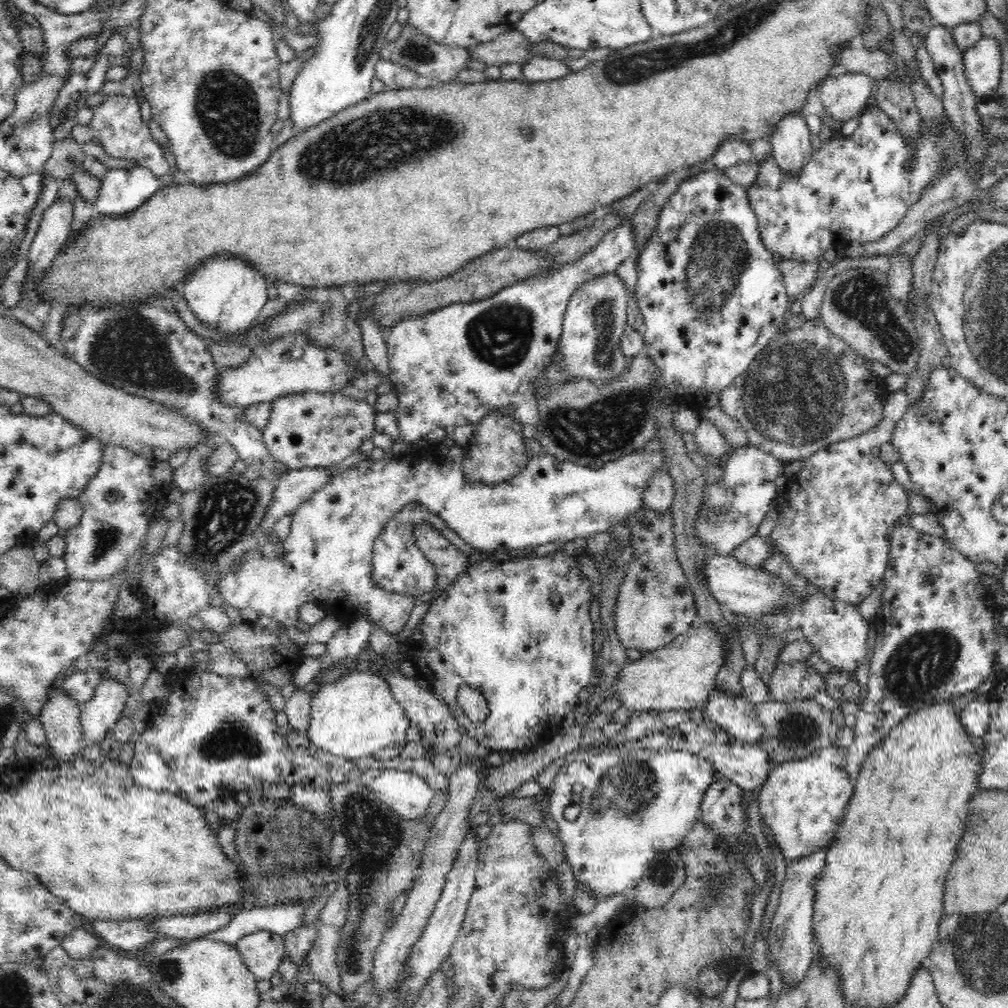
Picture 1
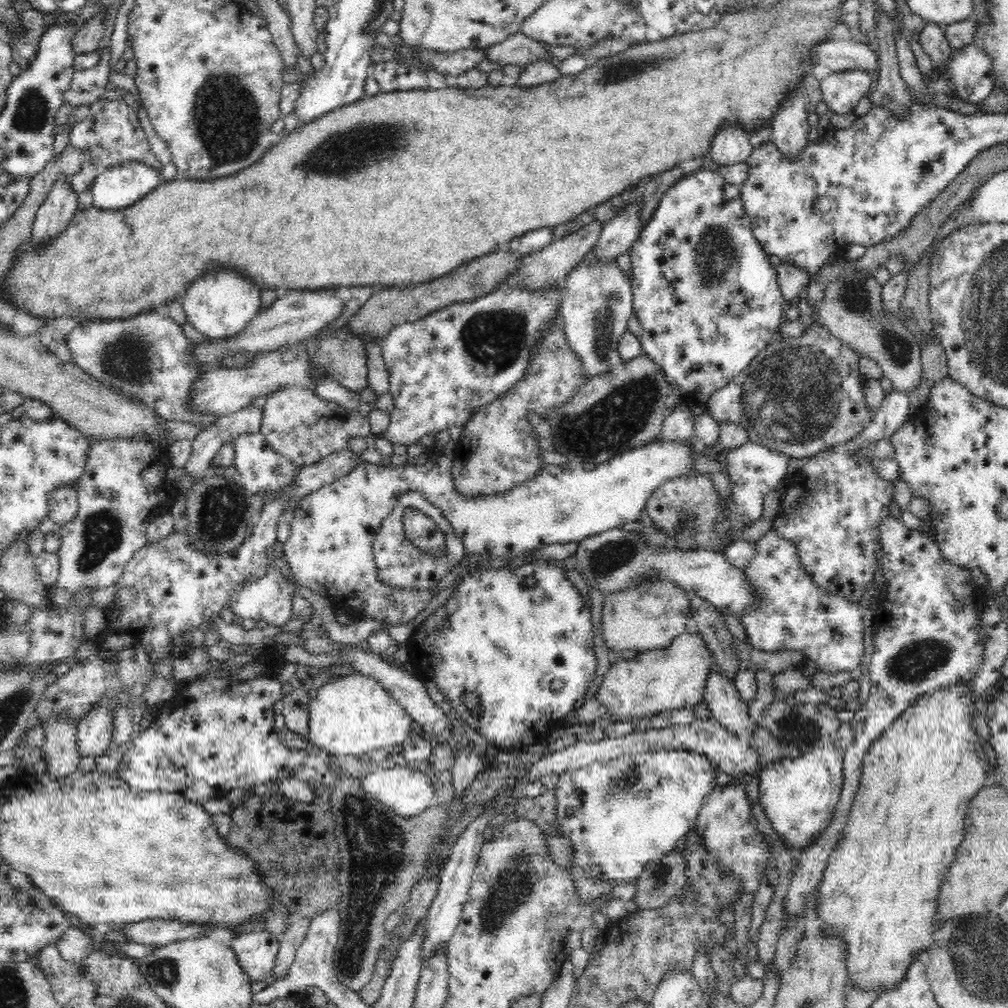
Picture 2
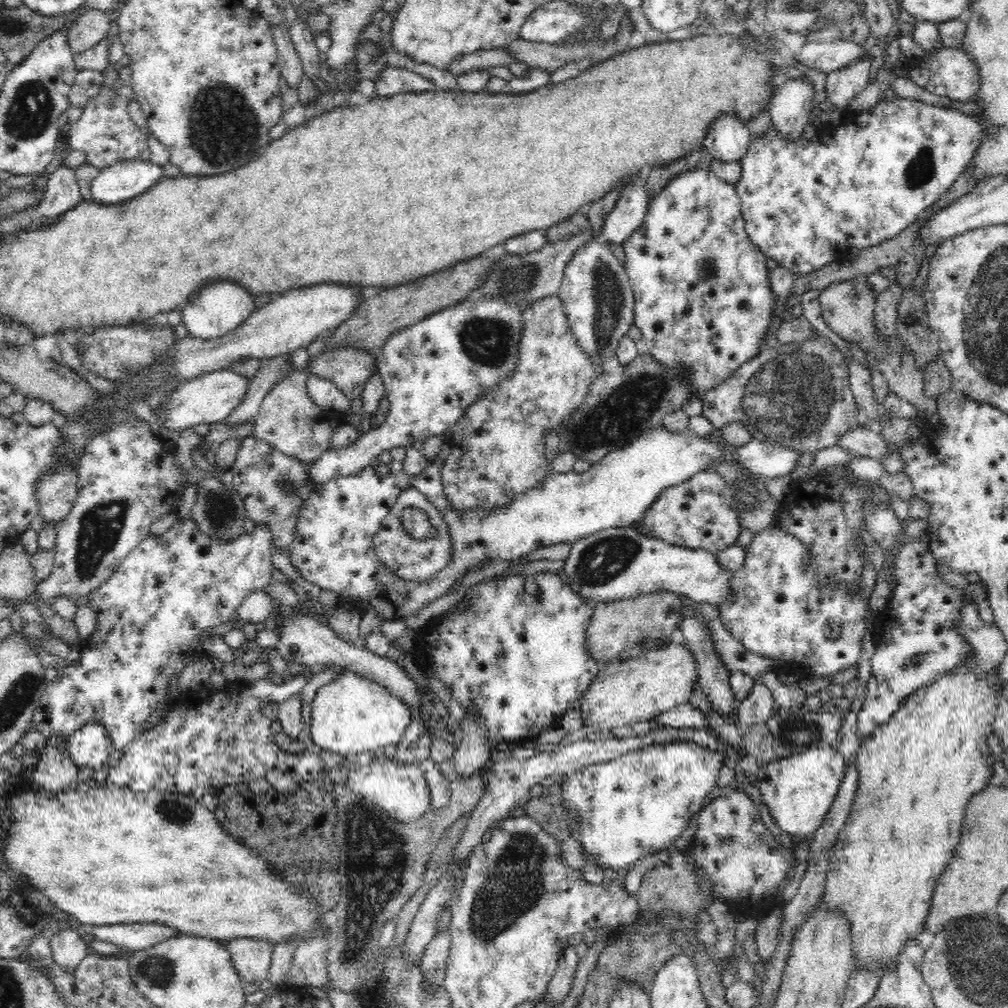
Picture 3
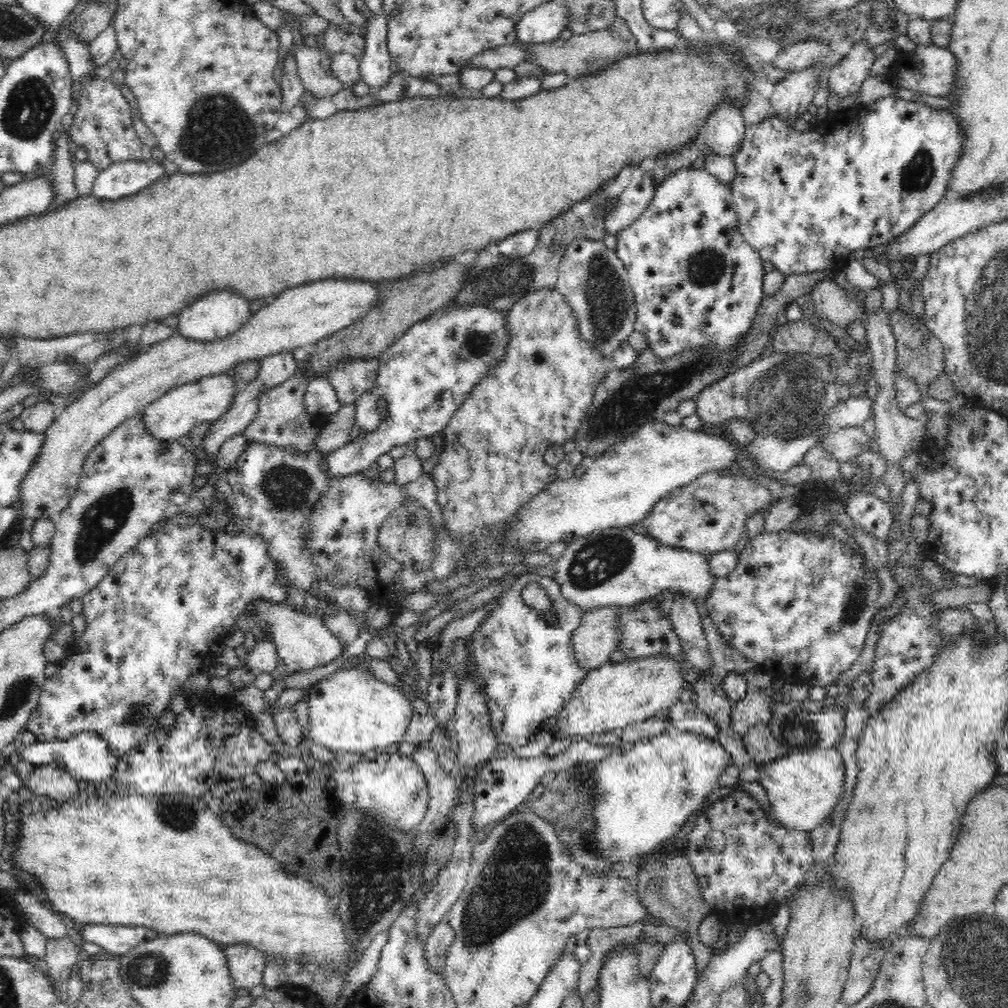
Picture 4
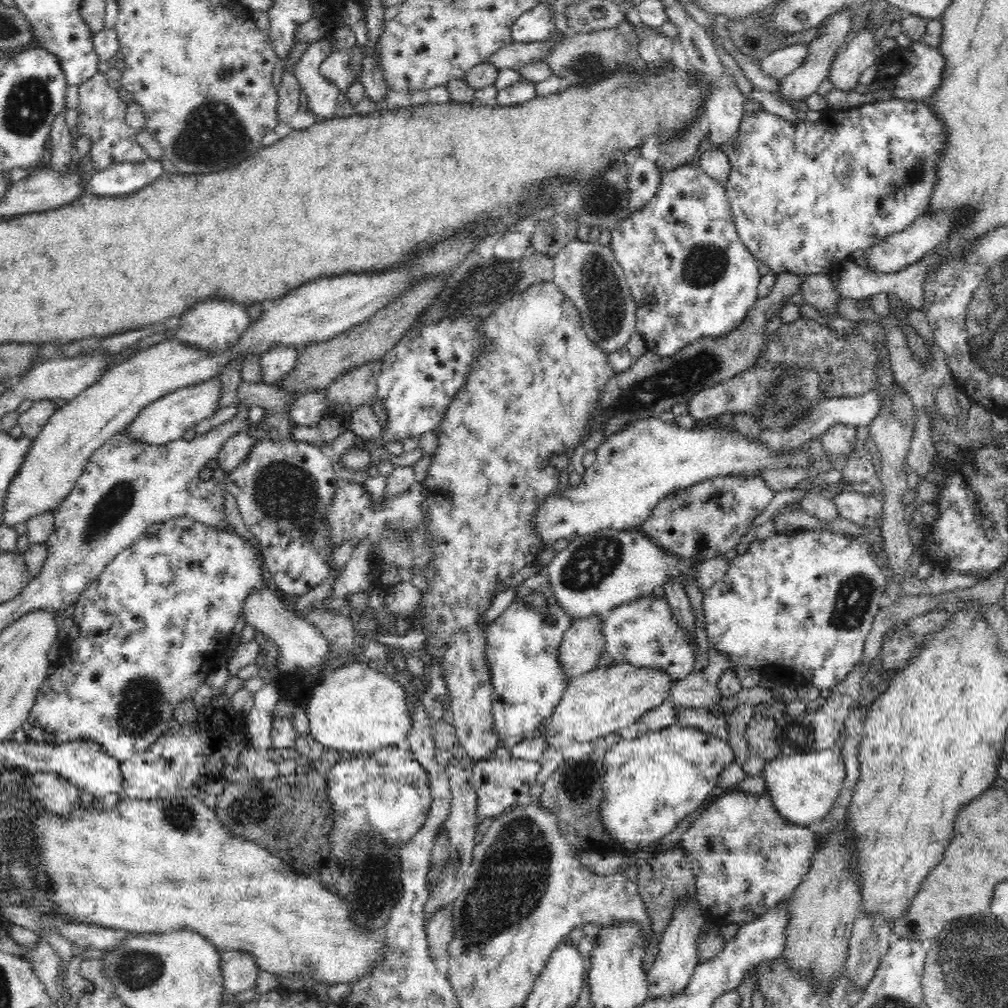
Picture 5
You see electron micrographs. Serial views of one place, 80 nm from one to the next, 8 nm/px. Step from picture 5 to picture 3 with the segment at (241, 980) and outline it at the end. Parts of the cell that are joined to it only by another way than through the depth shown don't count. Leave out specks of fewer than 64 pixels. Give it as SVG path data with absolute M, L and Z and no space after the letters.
M234 938L228 941L228 952L245 984L261 984L268 978L273 944L259 938Z

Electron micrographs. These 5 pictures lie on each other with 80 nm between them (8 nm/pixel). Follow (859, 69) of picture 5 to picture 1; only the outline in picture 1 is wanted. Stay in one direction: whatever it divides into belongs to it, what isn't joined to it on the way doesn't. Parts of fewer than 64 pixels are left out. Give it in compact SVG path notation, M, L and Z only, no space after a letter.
M849 72L835 78L826 77L818 91L824 109L842 124L870 106L874 84L871 76Z

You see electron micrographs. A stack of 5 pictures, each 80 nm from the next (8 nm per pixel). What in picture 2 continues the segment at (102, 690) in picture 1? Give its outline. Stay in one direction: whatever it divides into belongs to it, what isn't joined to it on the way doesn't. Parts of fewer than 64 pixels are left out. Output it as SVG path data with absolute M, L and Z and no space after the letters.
M102 700L100 706L92 708L78 723L78 753L80 759L100 759L113 743L114 717L109 700Z

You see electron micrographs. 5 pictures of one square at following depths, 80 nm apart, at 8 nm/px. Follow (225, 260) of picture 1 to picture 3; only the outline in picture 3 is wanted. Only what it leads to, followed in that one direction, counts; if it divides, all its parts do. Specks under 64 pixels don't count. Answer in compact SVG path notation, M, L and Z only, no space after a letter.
M232 281L208 284L192 295L184 308L181 309L182 324L186 326L191 337L213 339L227 335L230 331L238 328L256 310L254 295Z

